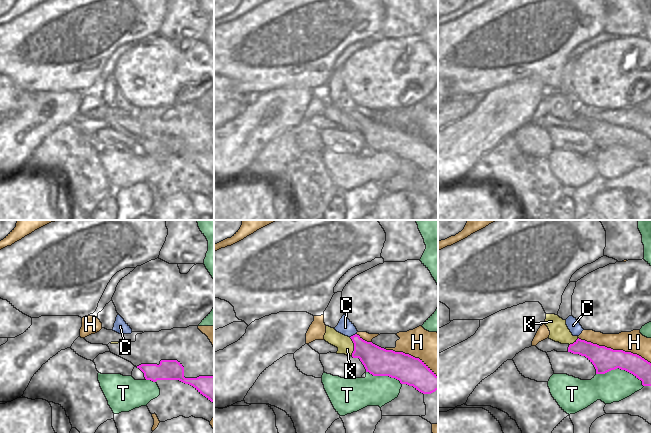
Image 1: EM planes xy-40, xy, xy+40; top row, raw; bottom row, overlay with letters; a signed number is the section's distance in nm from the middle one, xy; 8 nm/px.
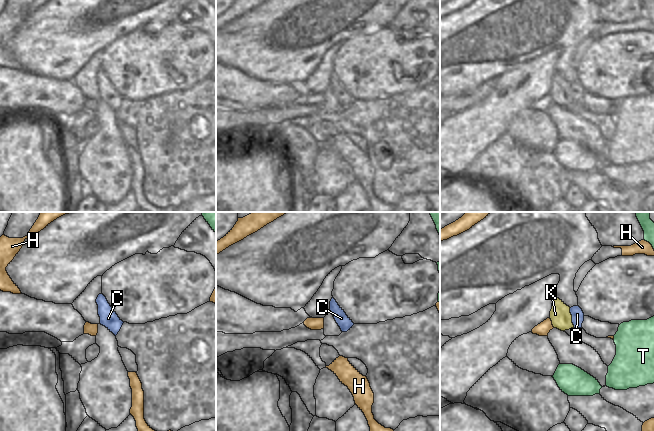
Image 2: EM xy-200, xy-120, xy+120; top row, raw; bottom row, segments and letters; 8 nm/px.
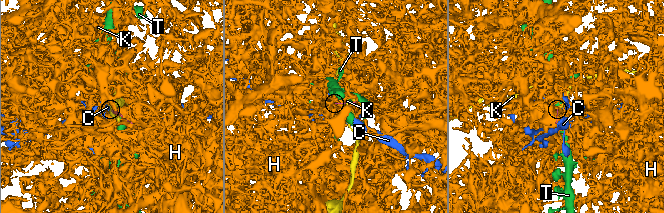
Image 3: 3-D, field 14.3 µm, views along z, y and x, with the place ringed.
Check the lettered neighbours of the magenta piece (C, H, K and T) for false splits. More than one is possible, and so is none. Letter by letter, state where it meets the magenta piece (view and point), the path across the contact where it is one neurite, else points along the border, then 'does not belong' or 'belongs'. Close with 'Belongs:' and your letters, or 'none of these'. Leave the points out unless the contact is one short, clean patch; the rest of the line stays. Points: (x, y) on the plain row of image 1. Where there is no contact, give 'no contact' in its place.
C: contact xy (353, 111); border xy (355, 109), (350, 113); does not belong
H: contact xy+40 (614, 126); does not belong
K: contact xy (354, 122); border xy (349, 113), (353, 119), (352, 131); does not belong
T: contact xy+40 (621, 145); does not belong
Belongs: none of these

